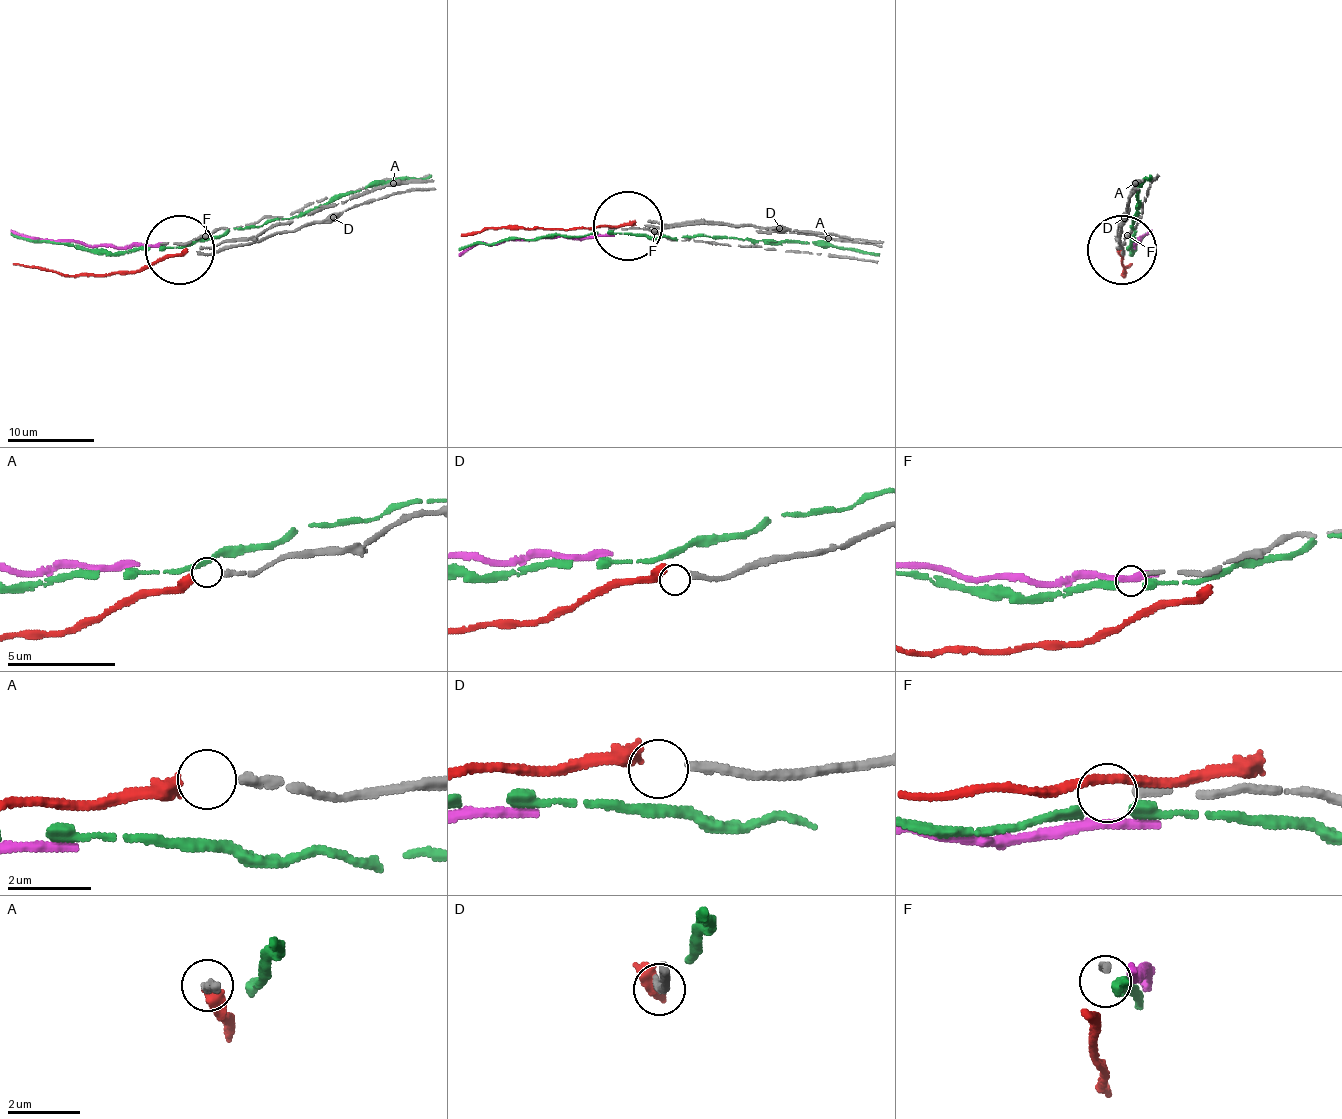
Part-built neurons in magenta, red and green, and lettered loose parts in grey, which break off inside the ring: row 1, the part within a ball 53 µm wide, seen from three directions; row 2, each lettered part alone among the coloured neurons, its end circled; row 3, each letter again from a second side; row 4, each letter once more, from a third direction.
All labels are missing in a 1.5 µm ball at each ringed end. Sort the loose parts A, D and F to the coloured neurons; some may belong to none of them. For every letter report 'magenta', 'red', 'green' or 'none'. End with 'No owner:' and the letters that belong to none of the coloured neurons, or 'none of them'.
A: red
D: none
F: none
No owner: D, F

